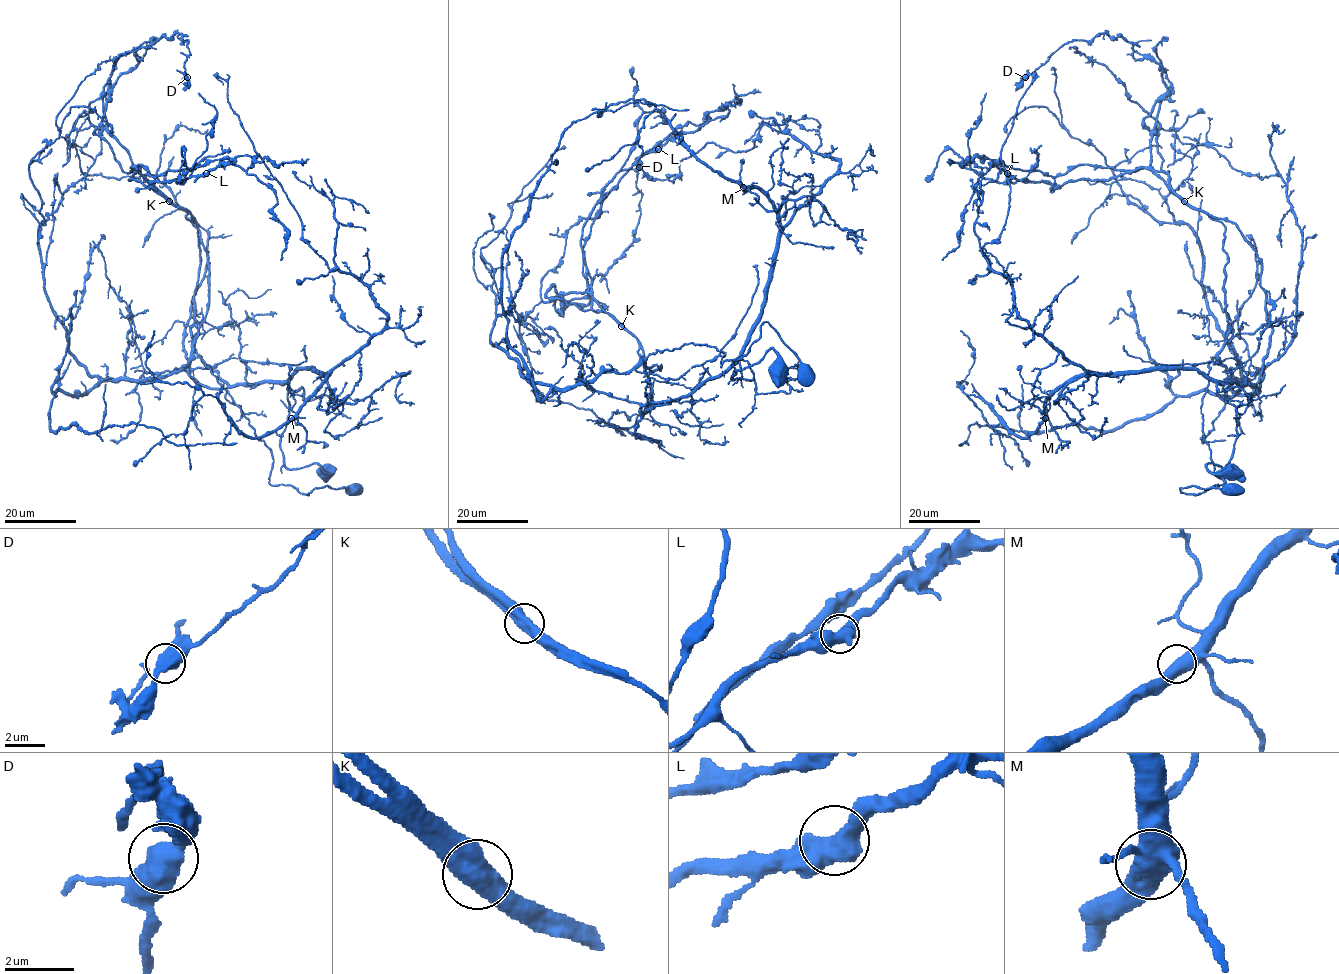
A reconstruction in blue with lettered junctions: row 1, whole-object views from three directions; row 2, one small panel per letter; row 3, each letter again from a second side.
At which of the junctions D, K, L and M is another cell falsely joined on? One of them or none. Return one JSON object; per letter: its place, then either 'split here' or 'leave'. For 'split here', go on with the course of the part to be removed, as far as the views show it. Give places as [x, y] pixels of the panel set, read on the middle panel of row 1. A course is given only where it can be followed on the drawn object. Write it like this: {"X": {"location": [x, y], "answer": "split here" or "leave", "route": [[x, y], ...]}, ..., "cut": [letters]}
{"D": {"location": [639, 167], "answer": "leave"}, "K": {"location": [621, 326], "answer": "split here", "route": [[622, 326], [659, 370], [643, 360], [541, 400], [507, 337], [502, 257], [573, 122], [631, 102], [689, 109]]}, "L": {"location": [658, 149], "answer": "leave"}, "M": {"location": [743, 187], "answer": "leave"}, "cut": ["K"]}

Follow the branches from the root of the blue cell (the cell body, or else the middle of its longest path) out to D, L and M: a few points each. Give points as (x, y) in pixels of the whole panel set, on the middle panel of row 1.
D: (777, 371), (771, 348), (643, 414), (639, 342), (588, 293), (554, 308), (587, 304), (632, 242), (639, 167)
L: (777, 371), (771, 348), (643, 414), (643, 349), (588, 291), (580, 236), (658, 149)
M: (777, 371), (771, 348), (732, 377), (741, 377), (779, 230), (771, 201), (743, 187)

